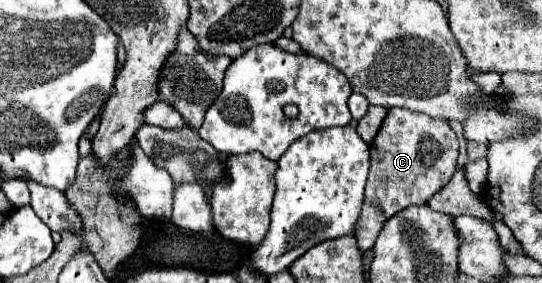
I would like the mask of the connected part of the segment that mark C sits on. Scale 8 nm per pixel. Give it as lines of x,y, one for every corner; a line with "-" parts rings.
392,107
388,109
376,139
370,143
370,155
372,161
366,183
366,199
354,233
362,251
376,243
386,219
408,205
426,203
450,181
456,171
458,139
446,119
434,119
424,113

